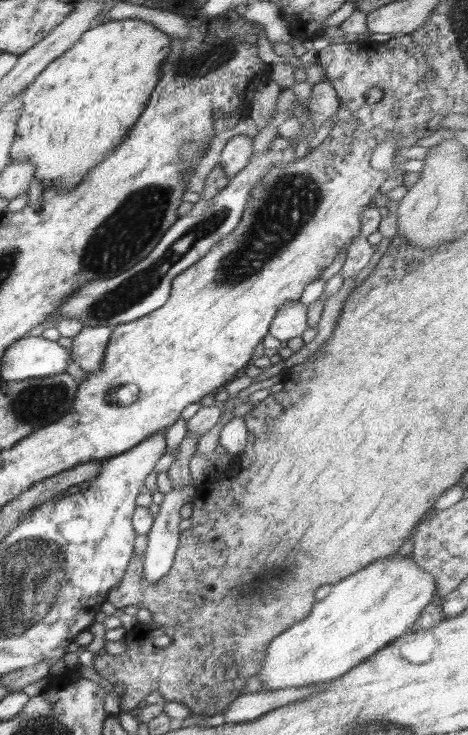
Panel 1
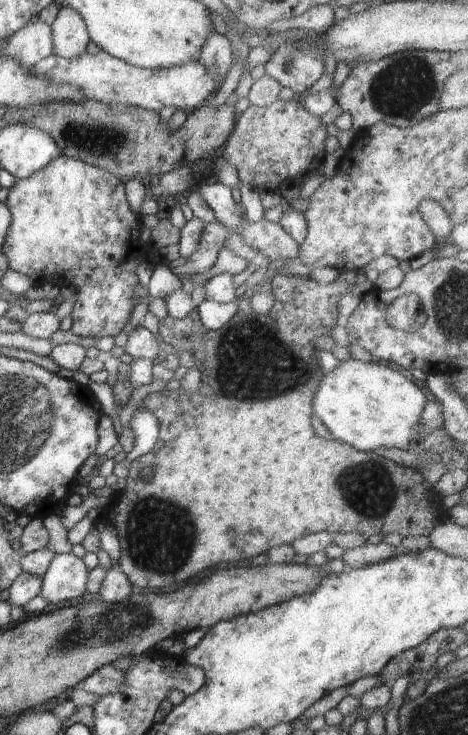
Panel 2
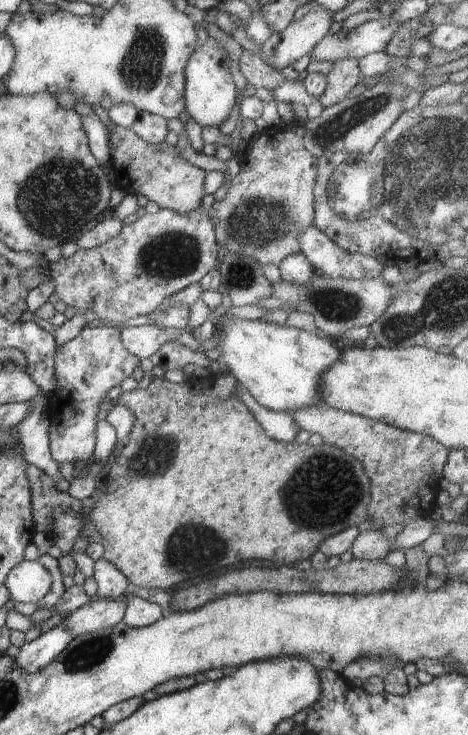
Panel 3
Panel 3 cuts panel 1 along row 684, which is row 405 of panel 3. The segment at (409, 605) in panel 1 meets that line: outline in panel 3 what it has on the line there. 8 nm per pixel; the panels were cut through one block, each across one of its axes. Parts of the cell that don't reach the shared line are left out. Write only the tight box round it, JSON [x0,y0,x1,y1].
[216,315,341,412]

